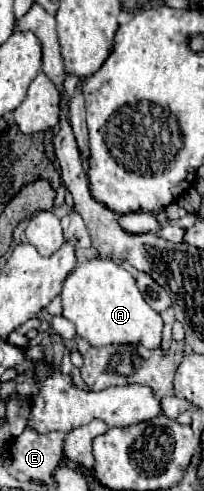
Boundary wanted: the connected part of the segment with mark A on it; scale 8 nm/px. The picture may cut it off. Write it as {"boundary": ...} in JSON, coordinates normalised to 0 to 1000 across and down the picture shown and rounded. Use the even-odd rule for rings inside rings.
{"boundary":[[[534,523],[387,536],[309,576],[299,613],[309,646],[338,650],[377,678],[456,707],[544,699],[701,699],[721,711],[760,711],[789,703],[789,642],[711,617],[642,556]]]}

